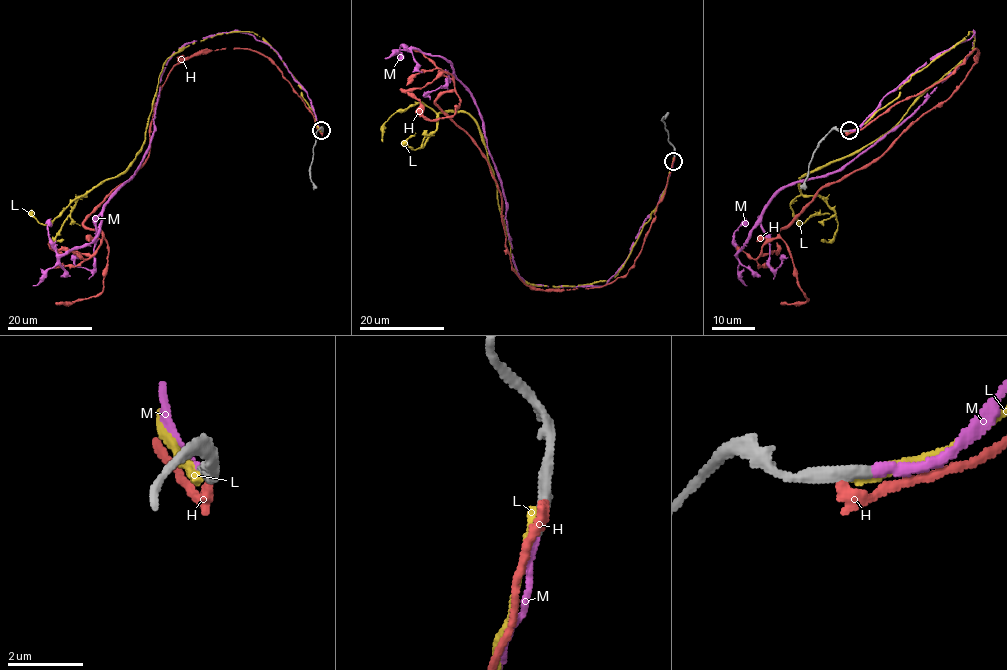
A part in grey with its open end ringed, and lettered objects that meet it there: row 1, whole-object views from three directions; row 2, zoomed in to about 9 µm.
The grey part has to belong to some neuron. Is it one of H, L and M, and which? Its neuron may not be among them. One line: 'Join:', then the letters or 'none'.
Join: M

